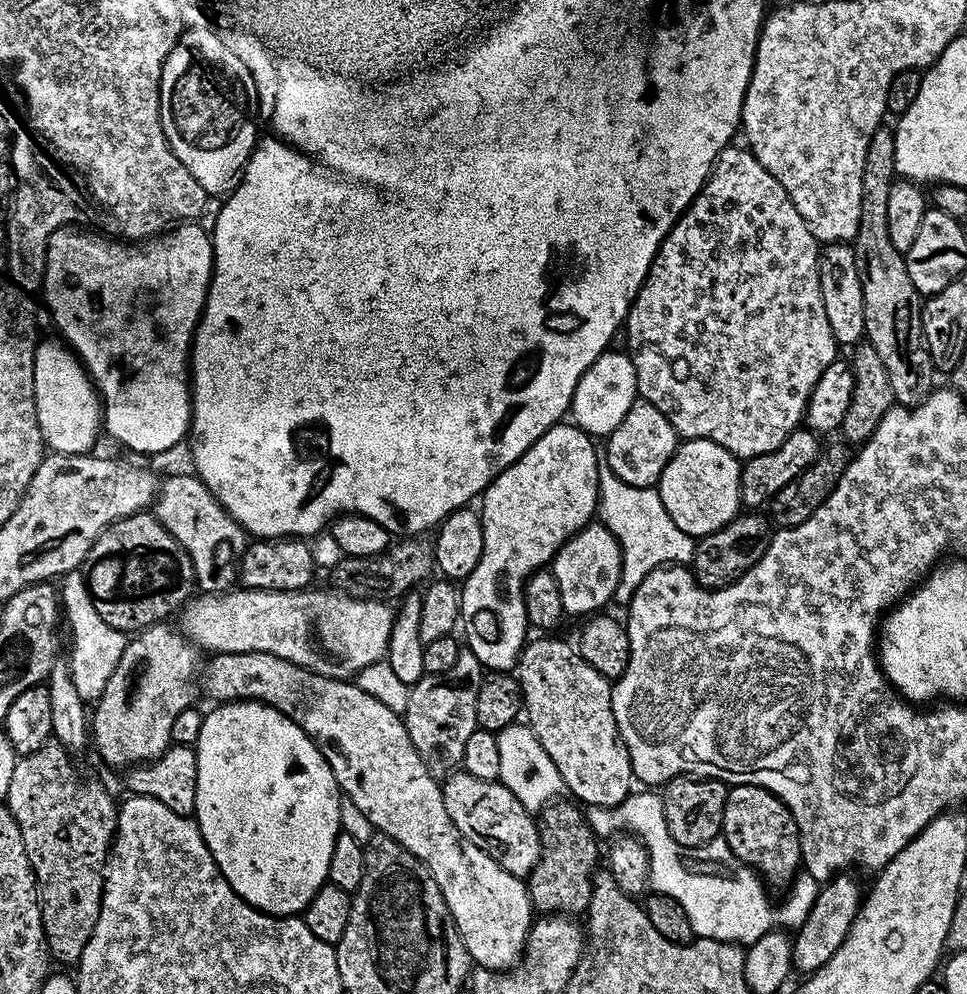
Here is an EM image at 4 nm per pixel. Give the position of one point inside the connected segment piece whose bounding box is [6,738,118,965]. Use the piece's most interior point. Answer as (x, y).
(67, 827)

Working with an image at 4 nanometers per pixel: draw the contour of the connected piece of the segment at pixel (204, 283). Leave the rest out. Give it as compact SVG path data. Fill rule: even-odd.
M181 222L175 226L169 227L167 230L154 235L149 236L146 240L133 240L131 242L123 238L113 238L108 234L101 234L99 231L91 230L87 232L87 227L84 226L65 226L54 230L54 234L50 238L48 243L48 261L46 262L46 270L44 271L44 286L42 289L42 297L48 303L48 308L52 311L52 320L56 323L56 328L61 332L59 335L62 337L63 343L67 344L69 348L75 352L80 363L84 366L84 371L87 372L89 378L92 379L92 383L99 395L102 397L102 428L105 433L108 432L121 444L124 448L129 448L132 452L141 452L144 456L160 456L163 452L168 452L171 448L176 448L180 443L185 443L186 437L190 432L190 425L192 423L192 389L190 387L190 345L192 337L196 335L196 326L200 323L200 313L204 310L204 302L208 299L208 284L212 281L212 237L205 228L200 227L196 222Z

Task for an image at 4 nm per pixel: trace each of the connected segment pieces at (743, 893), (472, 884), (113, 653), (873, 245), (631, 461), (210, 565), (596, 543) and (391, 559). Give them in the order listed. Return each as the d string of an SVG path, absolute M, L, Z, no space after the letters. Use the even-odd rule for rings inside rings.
M652 790L640 791L644 792L633 791L613 808L589 807L586 812L588 825L600 838L624 833L644 843L650 858L648 874L651 887L680 903L697 937L747 946L777 926L795 930L806 922L806 914L810 914L810 906L814 906L814 898L818 898L820 893L820 884L815 878L807 874L797 875L787 889L788 897L780 905L771 904L764 893L766 885L763 879L732 853L723 838L706 842L701 848L678 846L666 830L661 797L657 793L655 796Z
M222 652L213 655L211 660L212 673L208 676L208 696L212 700L216 700L212 702L259 702L270 705L274 710L281 712L286 718L293 720L310 737L317 750L326 758L326 762L332 768L332 773L336 779L336 784L340 787L341 793L343 793L347 800L354 802L354 806L358 806L358 810L362 810L362 814L366 814L366 818L370 818L373 829L377 833L397 840L403 848L410 850L410 854L414 854L426 865L434 878L434 882L438 882L438 890L442 890L442 898L446 898L446 906L450 906L450 914L458 926L460 937L464 939L466 950L472 955L473 965L481 968L491 968L493 972L503 972L515 968L520 963L524 954L524 946L528 942L528 932L534 923L534 909L532 900L528 897L527 883L521 877L502 870L502 866L498 866L498 862L494 862L494 858L490 858L490 854L478 850L478 846L471 844L458 830L458 826L454 826L454 822L450 822L450 814L446 814L446 802L444 801L441 781L433 776L432 771L426 766L426 762L422 762L418 750L414 750L414 746L410 742L410 734L406 730L401 713L390 710L390 706L382 706L382 702L378 702L378 698L374 698L374 694L366 694L366 690L359 688L355 682L334 680L326 678L322 674L314 674L310 670L306 670L294 662L286 662L274 654L266 654L265 652L226 654Z
M76 569L68 572L60 584L60 597L66 624L70 626L72 644L67 663L70 678L74 687L85 702L95 702L104 693L110 674L117 668L122 654L125 652L127 635L103 621L102 616L94 607L85 575Z
M888 126L880 127L872 139L866 158L862 218L854 247L864 287L862 300L866 306L864 334L867 343L878 350L882 366L886 366L886 374L890 374L890 386L894 390L895 403L900 406L911 406L920 404L934 391L938 373L924 341L920 313L922 297L914 282L910 282L910 270L906 270L904 261L905 253L896 250L894 242L890 240L886 208L890 206L890 190L897 179L895 149L895 131Z
M638 398L634 406L630 406L630 414L622 420L622 426L607 436L606 444L606 465L618 479L634 487L656 488L662 470L666 470L670 458L676 453L678 437L674 426L670 426L666 414L662 414L658 406Z
M172 476L165 484L163 481L156 493L154 515L157 522L188 551L194 566L196 586L201 593L224 594L237 583L240 561L244 558L246 547L246 533L224 511L199 476Z
M601 522L588 524L578 535L572 536L557 552L550 570L562 594L562 606L569 617L587 618L613 603L615 587L622 570L623 550L618 538Z
M408 538L403 542L396 542L400 544L393 543L384 556L375 560L345 559L344 569L340 572L339 587L355 600L399 601L415 589L412 588L415 584L423 585L433 575L431 574L434 572L433 545L419 544L420 542L419 539Z

